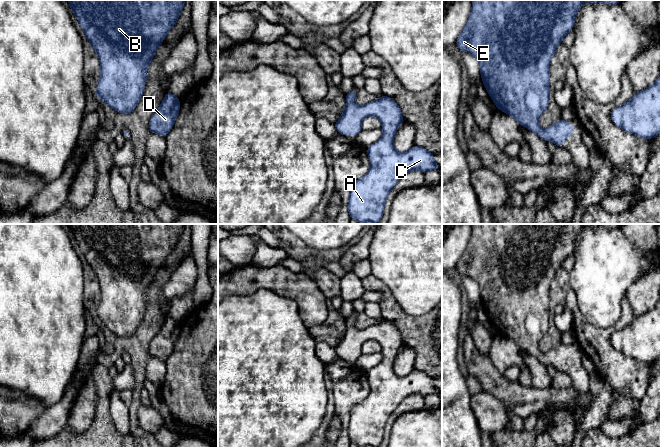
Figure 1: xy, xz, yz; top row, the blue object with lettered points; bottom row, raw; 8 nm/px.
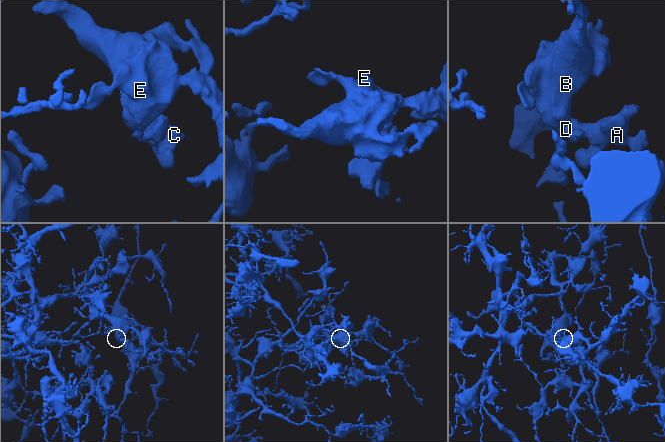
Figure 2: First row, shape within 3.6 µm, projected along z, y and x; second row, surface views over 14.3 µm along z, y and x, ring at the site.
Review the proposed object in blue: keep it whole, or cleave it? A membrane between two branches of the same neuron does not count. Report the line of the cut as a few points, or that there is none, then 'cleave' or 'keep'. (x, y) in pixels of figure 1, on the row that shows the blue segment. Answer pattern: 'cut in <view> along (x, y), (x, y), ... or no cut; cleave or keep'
no cut; keep

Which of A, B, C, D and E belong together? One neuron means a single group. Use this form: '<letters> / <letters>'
A B C D E

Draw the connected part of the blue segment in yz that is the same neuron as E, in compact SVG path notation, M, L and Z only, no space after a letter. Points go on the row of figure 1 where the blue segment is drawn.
M473 0L468 22L456 40L461 51L474 55L480 63L483 84L498 110L504 111L521 126L526 126L540 138L554 142L557 146L564 144L565 138L575 134L576 130L562 119L545 130L539 126L539 117L549 104L550 60L564 36L572 30L577 11L587 2L614 5L621 0Z

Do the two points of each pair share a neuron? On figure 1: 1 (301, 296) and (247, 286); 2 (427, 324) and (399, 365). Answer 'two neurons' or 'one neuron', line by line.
1: one neuron
2: two neurons

